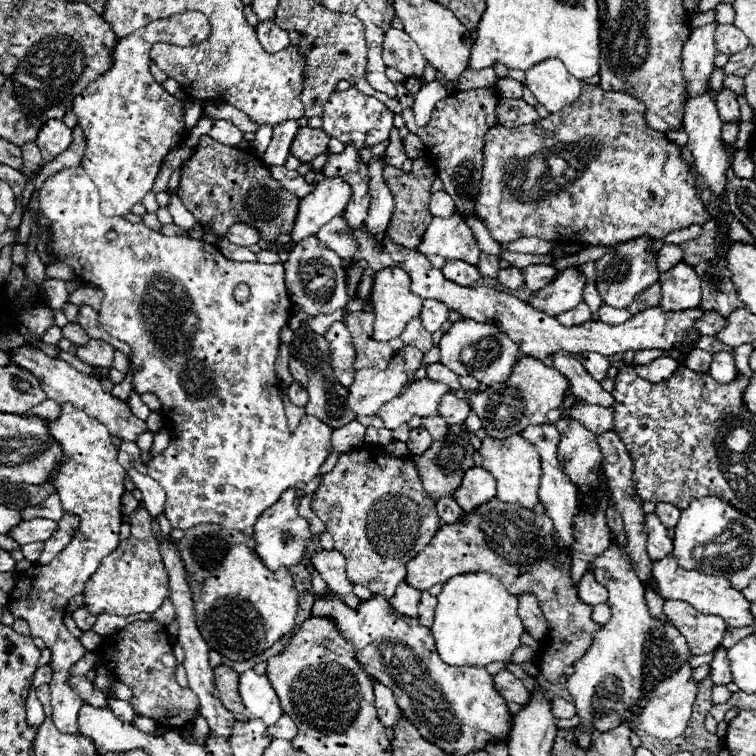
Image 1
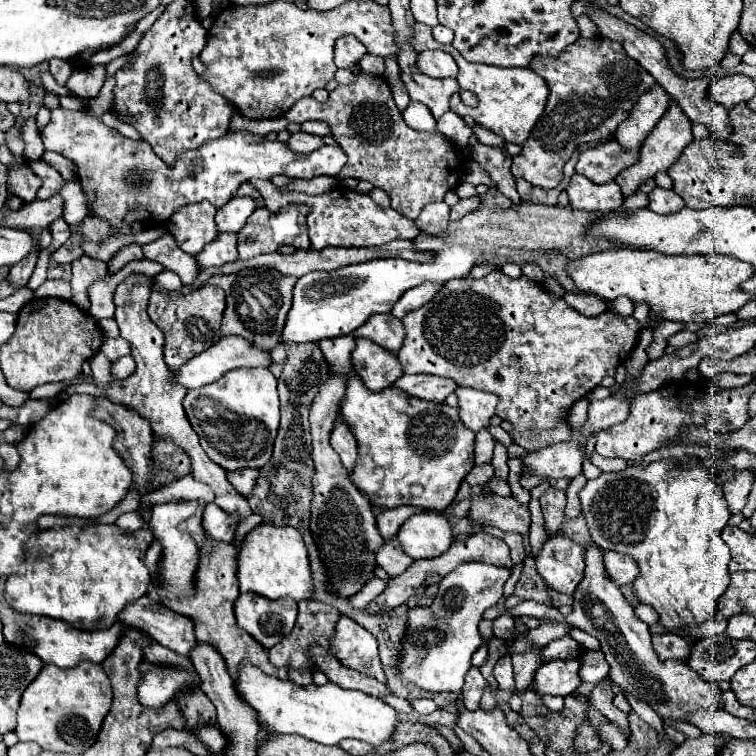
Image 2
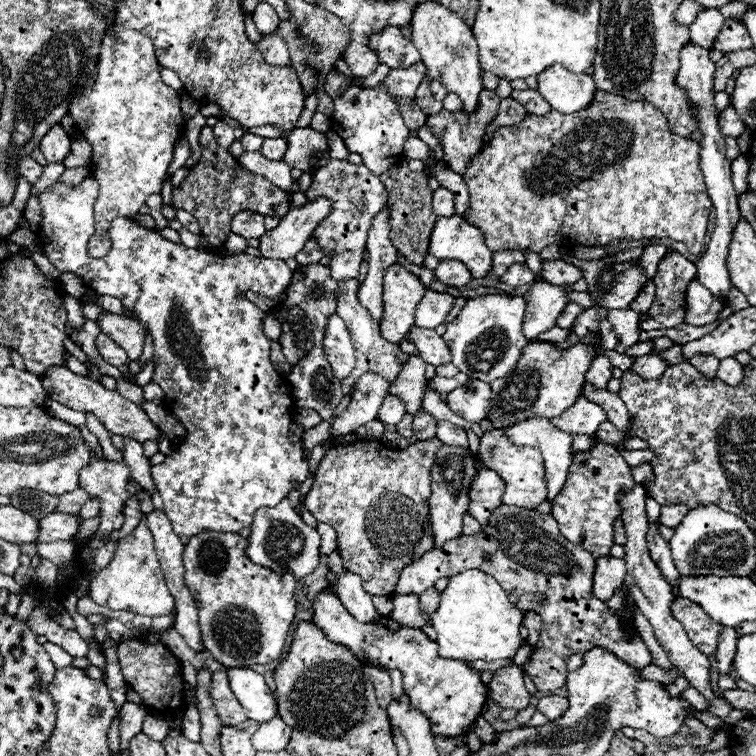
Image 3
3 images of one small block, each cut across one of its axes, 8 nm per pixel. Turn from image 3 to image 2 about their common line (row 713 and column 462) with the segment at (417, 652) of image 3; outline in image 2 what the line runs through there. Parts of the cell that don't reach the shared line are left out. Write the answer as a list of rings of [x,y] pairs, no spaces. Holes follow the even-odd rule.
[[[344,335],[320,340],[318,344],[330,371],[343,369],[342,373],[350,376],[340,414],[358,442],[358,462],[350,476],[352,482],[374,506],[396,508],[410,505],[446,510],[452,504],[460,482],[474,466],[474,432],[462,426],[458,408],[444,402],[410,398],[392,386],[392,382],[404,374],[400,360],[394,352],[384,350],[372,340],[356,338],[355,343],[353,336]],[[351,352],[356,374],[350,362],[346,362],[351,361]]]

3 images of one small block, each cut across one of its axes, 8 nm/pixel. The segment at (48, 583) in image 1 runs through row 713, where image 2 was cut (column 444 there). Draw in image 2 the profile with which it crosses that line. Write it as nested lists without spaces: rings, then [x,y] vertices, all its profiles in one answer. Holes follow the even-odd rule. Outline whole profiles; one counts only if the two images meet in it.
[[[420,52],[418,56],[418,68],[430,78],[456,78],[458,66],[454,58],[446,52]]]

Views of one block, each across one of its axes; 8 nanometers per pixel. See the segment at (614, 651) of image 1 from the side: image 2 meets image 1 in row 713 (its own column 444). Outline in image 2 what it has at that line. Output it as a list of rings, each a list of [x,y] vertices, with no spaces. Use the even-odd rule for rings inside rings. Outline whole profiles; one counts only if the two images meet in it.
[[[468,562],[440,580],[438,594],[430,606],[408,610],[406,634],[402,638],[396,670],[400,676],[428,692],[462,692],[464,676],[470,670],[472,654],[482,646],[478,624],[484,610],[502,598],[502,588],[510,576],[508,568],[482,562]]]

